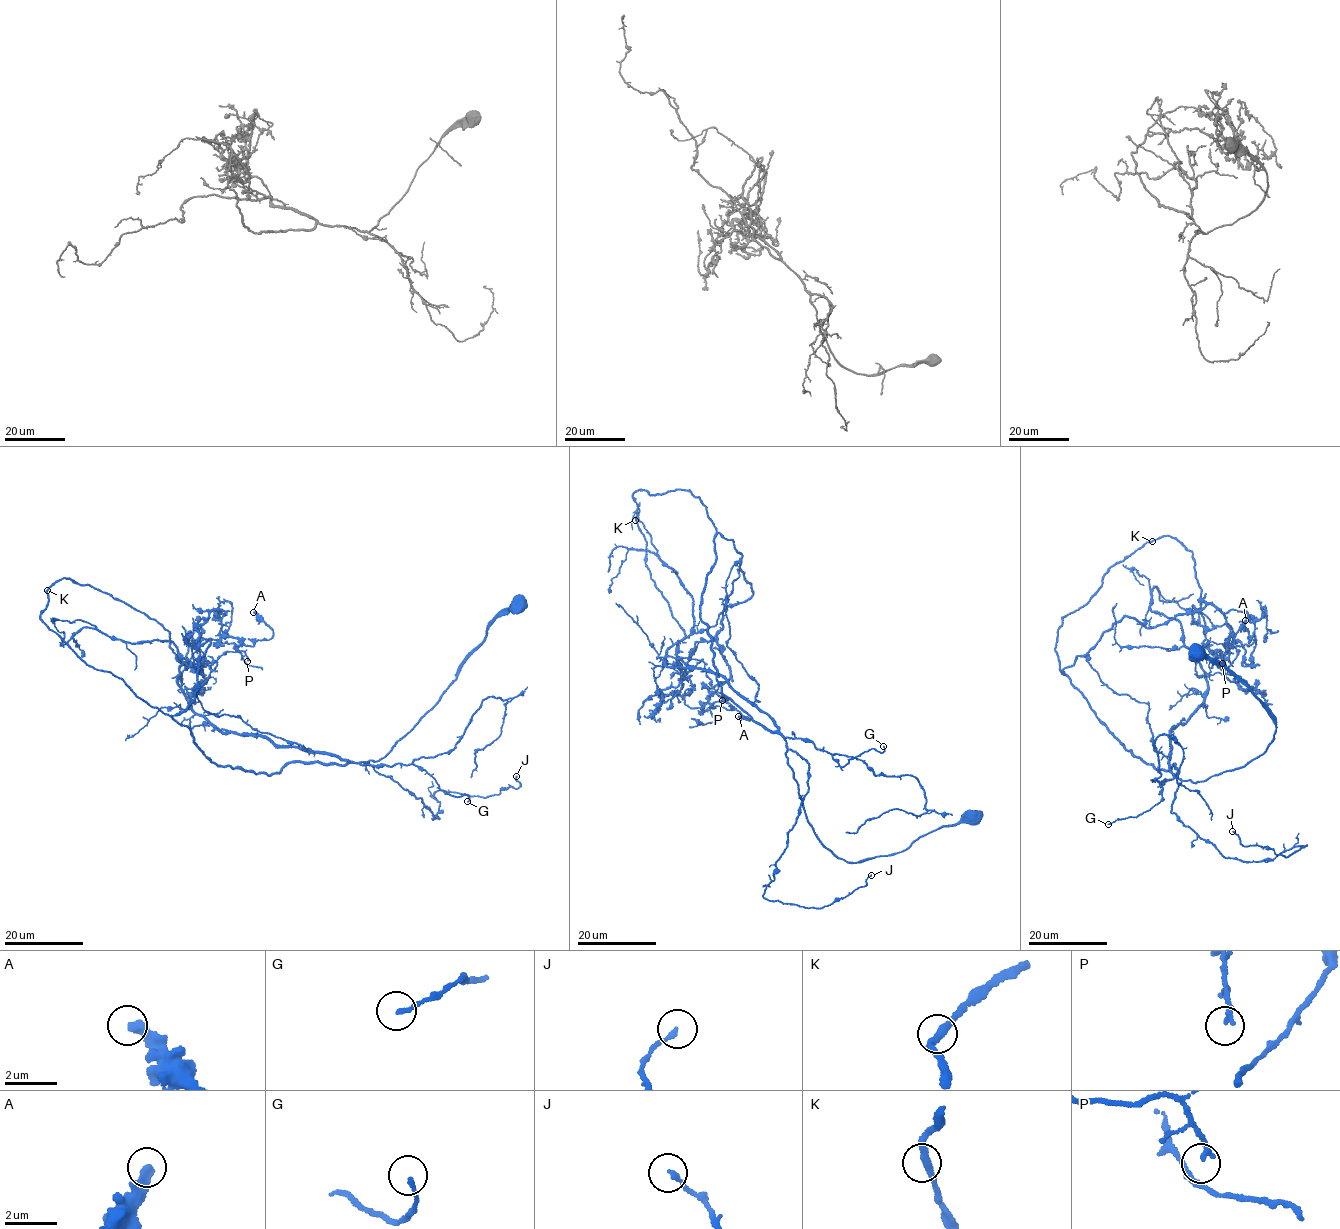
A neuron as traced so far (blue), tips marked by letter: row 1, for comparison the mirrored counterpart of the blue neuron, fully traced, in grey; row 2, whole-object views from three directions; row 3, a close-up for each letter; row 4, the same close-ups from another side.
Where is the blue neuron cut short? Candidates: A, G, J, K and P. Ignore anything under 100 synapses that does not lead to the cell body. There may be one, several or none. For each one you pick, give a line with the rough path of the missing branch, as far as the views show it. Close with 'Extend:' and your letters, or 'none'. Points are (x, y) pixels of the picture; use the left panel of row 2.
Extend: none

